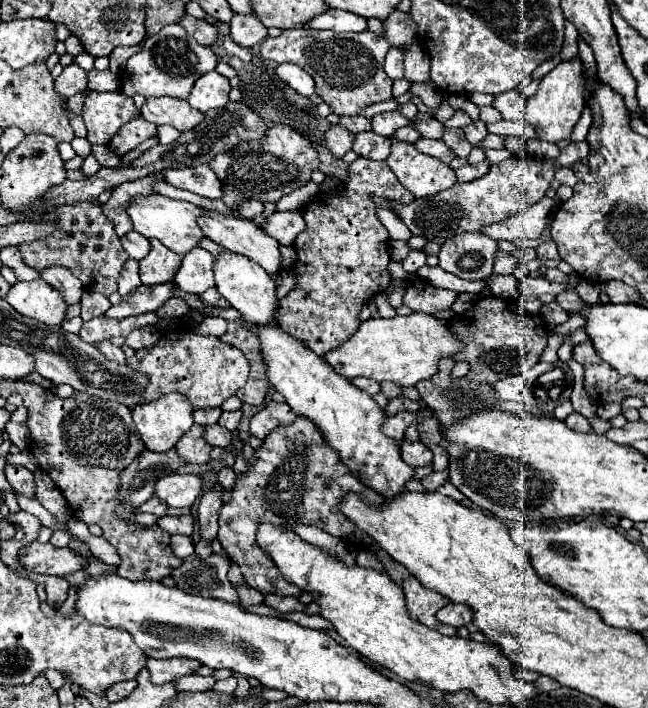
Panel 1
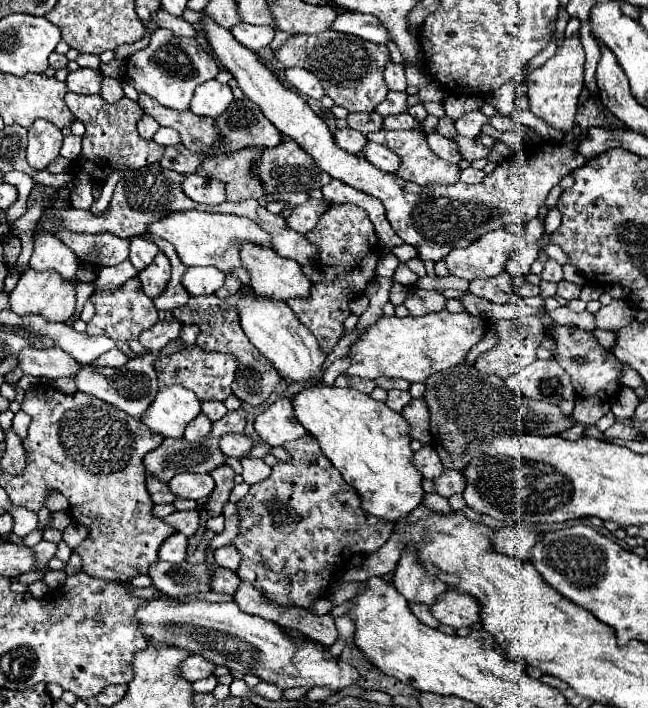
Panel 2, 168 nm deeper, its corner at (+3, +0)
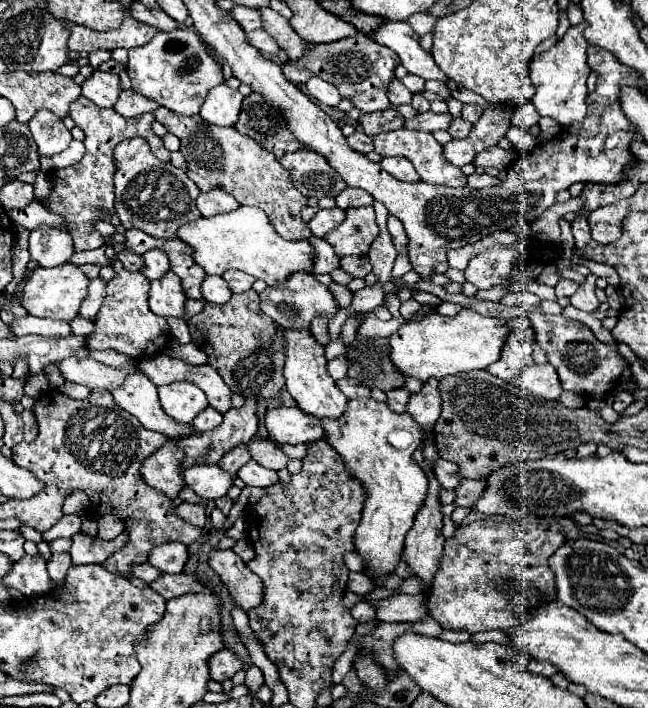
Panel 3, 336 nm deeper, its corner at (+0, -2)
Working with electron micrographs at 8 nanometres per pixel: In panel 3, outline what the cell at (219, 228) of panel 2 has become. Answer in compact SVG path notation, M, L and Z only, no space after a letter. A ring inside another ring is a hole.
M240 206L234 212L218 214L212 218L198 218L184 224L178 230L178 238L192 246L194 260L206 270L206 274L222 276L226 270L242 270L258 280L264 280L268 286L282 284L294 272L312 274L314 248L310 242L292 242L284 240L266 214L254 206Z

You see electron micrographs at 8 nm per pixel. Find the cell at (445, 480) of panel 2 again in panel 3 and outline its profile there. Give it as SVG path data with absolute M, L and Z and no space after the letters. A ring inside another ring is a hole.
M462 480L462 484L456 488L456 506L464 506L464 508L474 508L474 502L478 498L482 498L486 490L486 482L484 480Z

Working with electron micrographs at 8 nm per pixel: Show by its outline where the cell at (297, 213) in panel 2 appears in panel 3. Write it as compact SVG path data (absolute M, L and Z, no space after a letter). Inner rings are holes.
M332 208L332 210L318 210L318 214L310 220L310 230L316 236L324 236L330 230L334 230L338 224L342 224L346 218L346 212L340 208Z

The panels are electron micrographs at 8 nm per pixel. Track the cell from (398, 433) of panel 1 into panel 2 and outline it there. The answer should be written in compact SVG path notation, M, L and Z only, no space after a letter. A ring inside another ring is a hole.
M411 400L411 404L407 404L401 412L401 416L407 420L409 424L409 436L421 440L423 444L431 442L431 434L429 434L429 410L425 400Z

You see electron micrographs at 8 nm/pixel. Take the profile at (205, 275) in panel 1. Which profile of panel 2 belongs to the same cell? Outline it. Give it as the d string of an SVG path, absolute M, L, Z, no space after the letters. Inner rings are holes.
M191 266L183 274L183 286L191 296L213 294L215 290L221 288L223 280L225 280L225 274L211 266Z

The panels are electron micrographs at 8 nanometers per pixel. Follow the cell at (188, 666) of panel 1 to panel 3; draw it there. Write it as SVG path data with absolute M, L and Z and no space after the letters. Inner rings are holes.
M228 648L216 652L216 654L210 658L208 664L210 664L210 676L212 676L212 680L216 680L216 682L230 680L236 672L240 672L240 670L244 668L242 658L240 658L236 652L228 650Z

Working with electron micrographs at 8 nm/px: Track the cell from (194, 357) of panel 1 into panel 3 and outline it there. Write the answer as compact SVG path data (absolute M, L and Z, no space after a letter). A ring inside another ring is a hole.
M64 382L62 388L58 388L62 394L70 396L70 398L76 398L76 400L84 400L88 394L90 394L90 388L86 386L80 386L80 384L70 384L70 382Z

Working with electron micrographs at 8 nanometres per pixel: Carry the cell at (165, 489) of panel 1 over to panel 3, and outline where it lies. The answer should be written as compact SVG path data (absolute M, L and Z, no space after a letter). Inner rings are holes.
M202 464L184 470L184 482L200 496L216 500L226 496L232 486L232 474L222 470L218 464Z

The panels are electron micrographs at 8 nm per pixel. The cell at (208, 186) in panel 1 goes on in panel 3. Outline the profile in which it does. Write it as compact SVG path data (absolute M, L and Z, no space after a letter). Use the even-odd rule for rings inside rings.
M210 190L210 192L202 192L196 200L198 210L204 218L216 216L216 214L224 214L224 212L232 212L236 210L240 204L236 202L234 196L222 192L222 190Z

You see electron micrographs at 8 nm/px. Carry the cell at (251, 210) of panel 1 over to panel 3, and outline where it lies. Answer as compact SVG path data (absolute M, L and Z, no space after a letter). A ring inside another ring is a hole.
M158 108L154 116L168 128L168 132L180 138L180 152L188 162L186 174L202 192L218 188L232 194L240 204L262 208L276 232L286 240L308 240L314 236L300 214L302 208L308 206L308 198L292 186L290 172L282 168L272 152L240 134L236 128L208 124L200 116L180 116L166 108Z

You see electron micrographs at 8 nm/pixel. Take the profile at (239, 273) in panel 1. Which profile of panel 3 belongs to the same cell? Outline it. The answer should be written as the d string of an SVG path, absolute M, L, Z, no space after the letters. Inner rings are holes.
M286 330L286 366L284 366L284 378L286 378L286 388L290 396L298 402L300 410L314 418L330 418L336 420L340 414L346 410L348 398L338 390L334 380L326 372L326 358L324 358L324 346L314 340L312 334L308 332L298 332L298 330Z

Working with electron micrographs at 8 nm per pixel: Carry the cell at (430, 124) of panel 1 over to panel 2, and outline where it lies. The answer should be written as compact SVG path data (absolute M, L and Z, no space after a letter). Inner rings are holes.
M447 116L439 118L439 124L437 124L435 132L437 132L437 134L441 134L441 136L445 136L445 138L455 136L455 126L453 126L453 120L451 120L451 118L447 118Z

